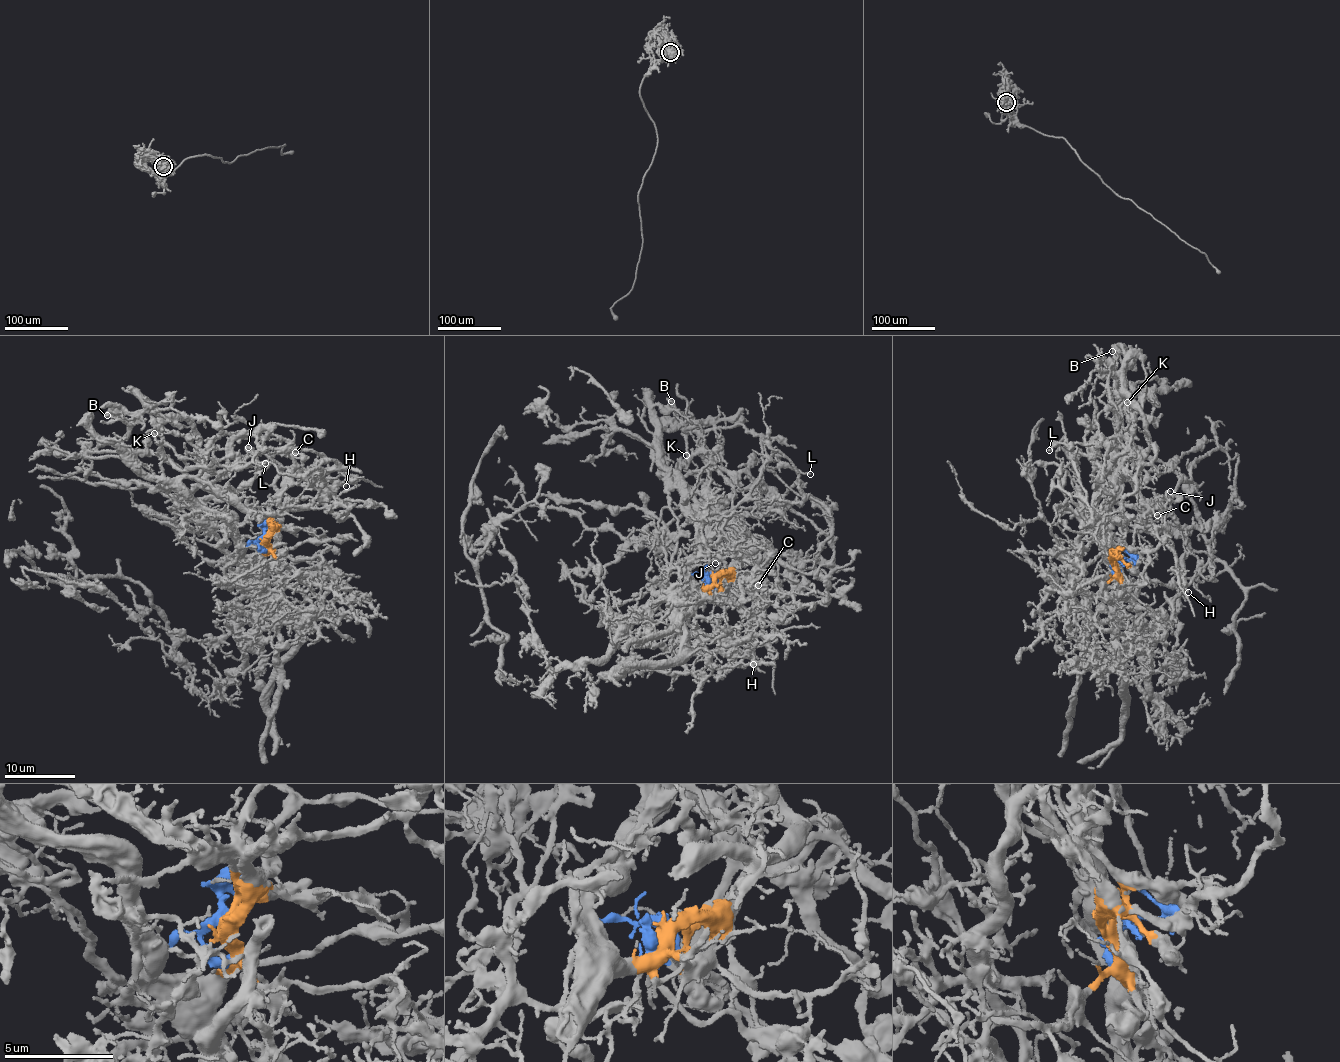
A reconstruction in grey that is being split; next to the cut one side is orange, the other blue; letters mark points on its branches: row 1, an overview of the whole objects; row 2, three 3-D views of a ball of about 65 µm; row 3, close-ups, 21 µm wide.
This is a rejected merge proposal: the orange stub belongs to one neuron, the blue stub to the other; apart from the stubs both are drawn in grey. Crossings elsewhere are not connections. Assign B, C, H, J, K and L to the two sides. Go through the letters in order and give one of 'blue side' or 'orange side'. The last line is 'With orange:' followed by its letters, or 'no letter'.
B: orange side
C: orange side
H: orange side
J: orange side
K: orange side
L: orange side
With orange: B, C, H, J, K, L

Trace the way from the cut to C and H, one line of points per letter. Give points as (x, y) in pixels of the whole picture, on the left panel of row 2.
C: (264, 538), (281, 521), (279, 515), (285, 497), (276, 486), (280, 463), (273, 455), (295, 452)
H: (264, 538), (281, 521), (279, 515), (285, 497), (276, 483), (280, 471), (285, 467), (312, 472), (345, 486)

